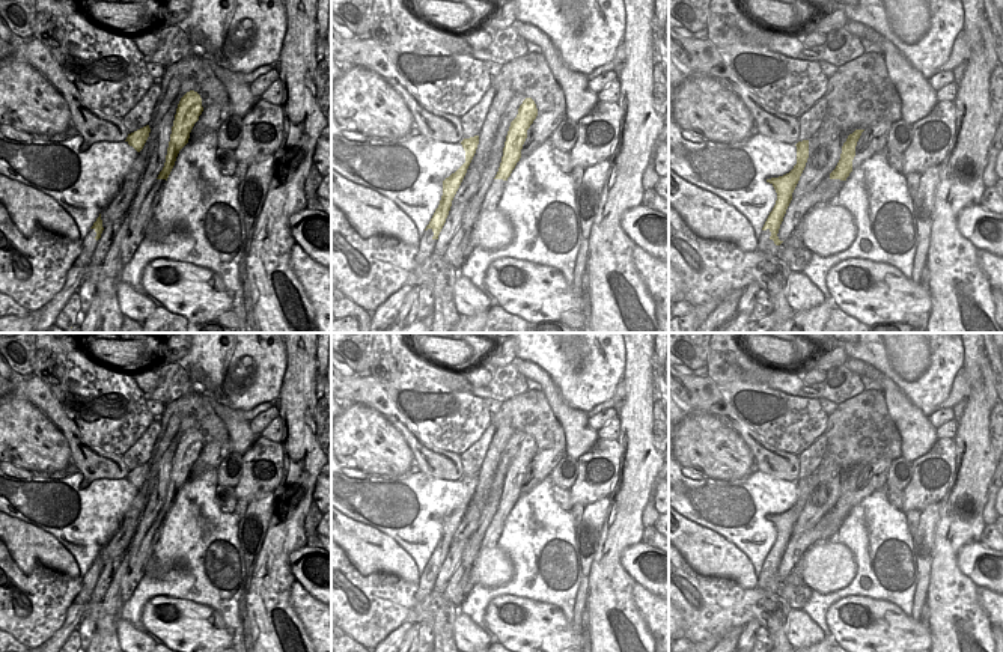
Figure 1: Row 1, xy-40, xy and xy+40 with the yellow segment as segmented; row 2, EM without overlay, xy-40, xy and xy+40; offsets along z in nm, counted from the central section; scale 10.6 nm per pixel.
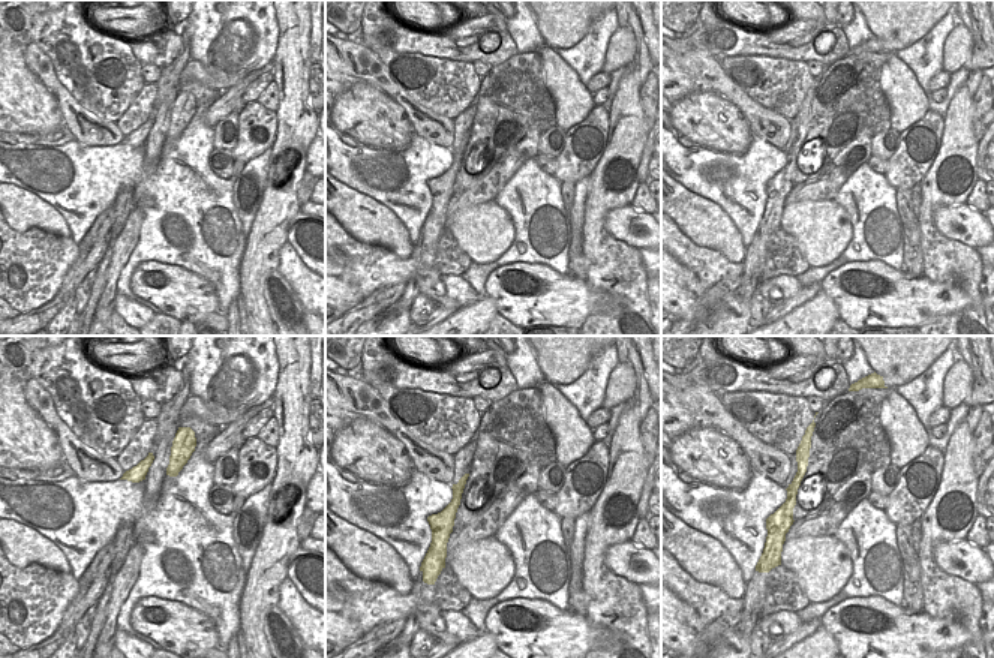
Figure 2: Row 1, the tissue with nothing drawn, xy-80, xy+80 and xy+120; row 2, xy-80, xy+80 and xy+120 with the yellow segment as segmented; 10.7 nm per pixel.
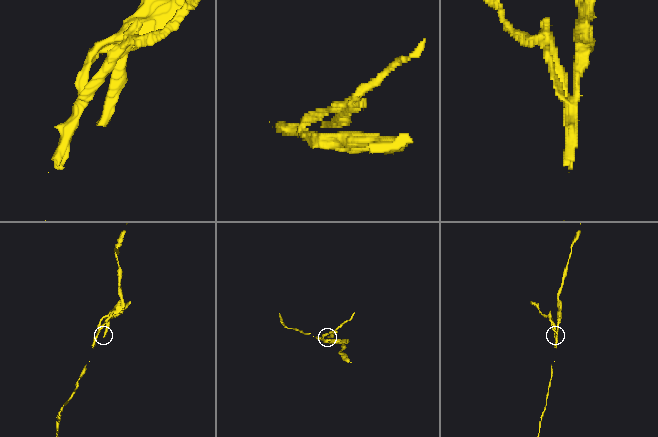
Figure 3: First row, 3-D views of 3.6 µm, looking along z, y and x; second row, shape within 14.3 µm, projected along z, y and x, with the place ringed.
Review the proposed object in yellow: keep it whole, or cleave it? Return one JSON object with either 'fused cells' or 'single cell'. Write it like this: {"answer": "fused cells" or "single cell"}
{"answer": "fused cells"}

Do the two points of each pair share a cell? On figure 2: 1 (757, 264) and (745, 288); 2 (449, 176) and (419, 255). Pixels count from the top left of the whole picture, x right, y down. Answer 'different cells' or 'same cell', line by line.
1: same cell
2: same cell

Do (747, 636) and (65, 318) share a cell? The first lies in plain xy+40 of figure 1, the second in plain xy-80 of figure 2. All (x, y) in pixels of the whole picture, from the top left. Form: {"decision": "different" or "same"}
{"decision": "same"}

